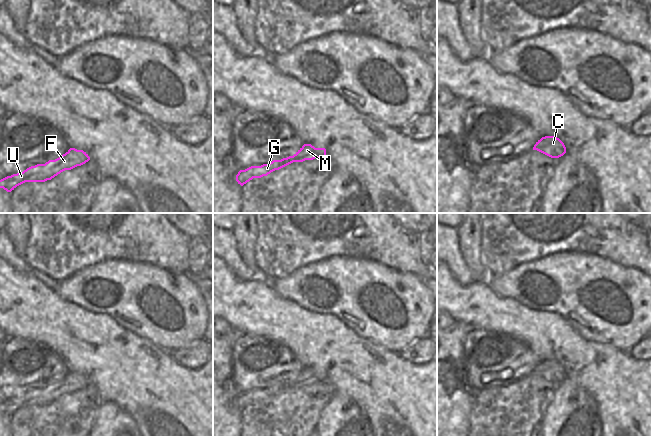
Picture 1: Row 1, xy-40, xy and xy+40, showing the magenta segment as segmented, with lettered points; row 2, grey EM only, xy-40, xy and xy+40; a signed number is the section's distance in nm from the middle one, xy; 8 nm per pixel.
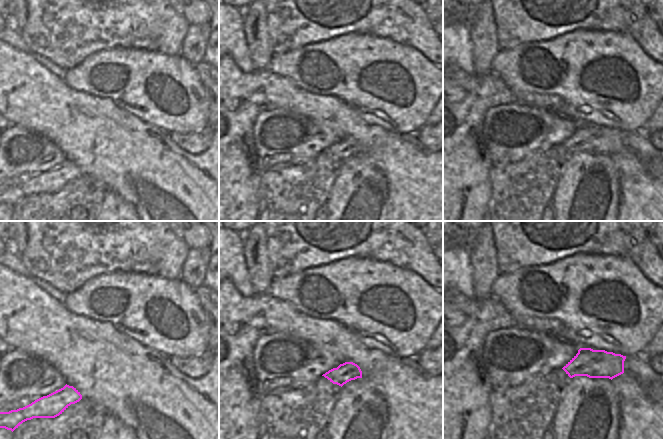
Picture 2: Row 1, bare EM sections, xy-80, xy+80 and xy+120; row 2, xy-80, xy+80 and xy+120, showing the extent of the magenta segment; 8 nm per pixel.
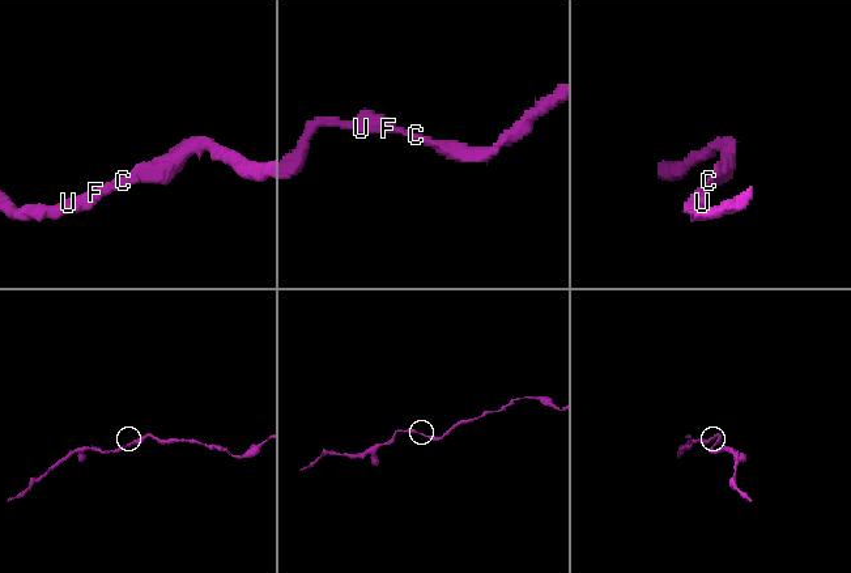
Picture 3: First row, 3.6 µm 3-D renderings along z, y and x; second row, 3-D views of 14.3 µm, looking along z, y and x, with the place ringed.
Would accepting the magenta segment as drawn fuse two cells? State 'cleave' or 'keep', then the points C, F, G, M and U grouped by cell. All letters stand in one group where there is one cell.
keep | C F G M U

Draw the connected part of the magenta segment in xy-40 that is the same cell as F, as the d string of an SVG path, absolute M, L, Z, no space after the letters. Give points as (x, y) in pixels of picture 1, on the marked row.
M70 148L65 154L55 160L49 160L45 164L31 166L23 172L1 179L0 188L11 192L25 182L45 182L65 170L71 170L85 164L89 160L90 157L83 150Z

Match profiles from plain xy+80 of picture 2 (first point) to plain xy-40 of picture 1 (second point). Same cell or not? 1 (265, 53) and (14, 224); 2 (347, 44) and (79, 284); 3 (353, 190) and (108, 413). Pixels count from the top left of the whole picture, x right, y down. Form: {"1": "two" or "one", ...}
{"1": "one", "2": "one", "3": "one"}

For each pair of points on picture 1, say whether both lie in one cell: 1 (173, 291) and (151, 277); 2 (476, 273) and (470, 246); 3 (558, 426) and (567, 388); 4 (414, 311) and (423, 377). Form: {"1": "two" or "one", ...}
{"1": "one", "2": "one", "3": "one", "4": "two"}

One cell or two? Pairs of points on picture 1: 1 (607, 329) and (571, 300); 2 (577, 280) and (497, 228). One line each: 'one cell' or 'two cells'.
1: one cell
2: two cells

